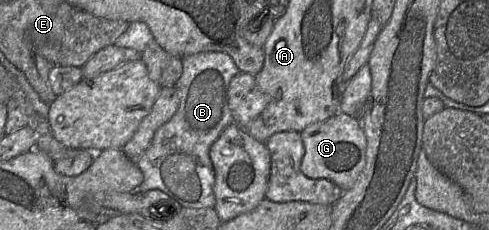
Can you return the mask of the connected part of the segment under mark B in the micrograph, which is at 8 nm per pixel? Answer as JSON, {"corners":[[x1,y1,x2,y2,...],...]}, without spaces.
{"corners":[[224,52,196,53,182,58,182,64,182,74,174,85,179,97,179,106,172,118,156,130,149,147,139,159,137,166,143,173,144,179,134,192,139,194,150,190,160,190,182,207,214,208,215,174,209,150,221,132,234,122,228,106,227,93,231,79,240,70,232,58]]}

